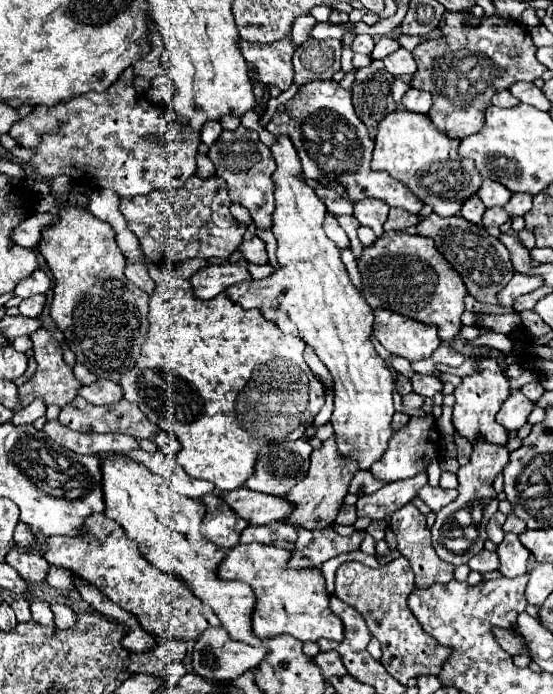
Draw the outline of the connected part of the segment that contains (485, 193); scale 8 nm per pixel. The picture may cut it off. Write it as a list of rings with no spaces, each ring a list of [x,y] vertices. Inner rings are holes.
[[[484,180],[478,190],[478,196],[486,208],[492,208],[492,206],[504,206],[510,200],[512,192],[494,180]]]

